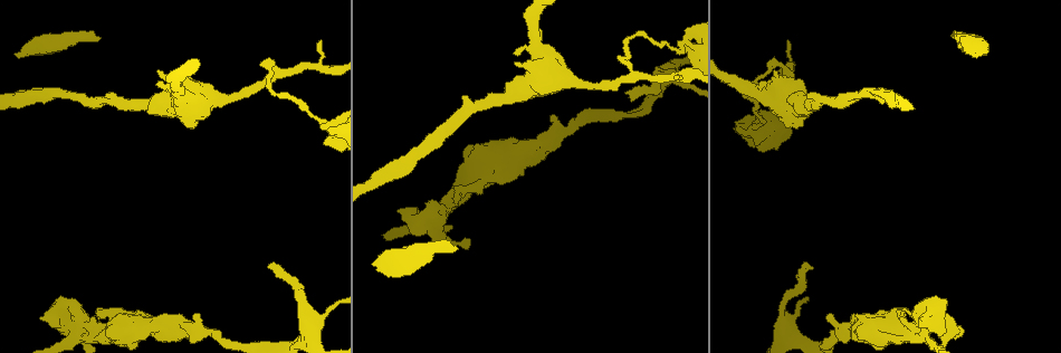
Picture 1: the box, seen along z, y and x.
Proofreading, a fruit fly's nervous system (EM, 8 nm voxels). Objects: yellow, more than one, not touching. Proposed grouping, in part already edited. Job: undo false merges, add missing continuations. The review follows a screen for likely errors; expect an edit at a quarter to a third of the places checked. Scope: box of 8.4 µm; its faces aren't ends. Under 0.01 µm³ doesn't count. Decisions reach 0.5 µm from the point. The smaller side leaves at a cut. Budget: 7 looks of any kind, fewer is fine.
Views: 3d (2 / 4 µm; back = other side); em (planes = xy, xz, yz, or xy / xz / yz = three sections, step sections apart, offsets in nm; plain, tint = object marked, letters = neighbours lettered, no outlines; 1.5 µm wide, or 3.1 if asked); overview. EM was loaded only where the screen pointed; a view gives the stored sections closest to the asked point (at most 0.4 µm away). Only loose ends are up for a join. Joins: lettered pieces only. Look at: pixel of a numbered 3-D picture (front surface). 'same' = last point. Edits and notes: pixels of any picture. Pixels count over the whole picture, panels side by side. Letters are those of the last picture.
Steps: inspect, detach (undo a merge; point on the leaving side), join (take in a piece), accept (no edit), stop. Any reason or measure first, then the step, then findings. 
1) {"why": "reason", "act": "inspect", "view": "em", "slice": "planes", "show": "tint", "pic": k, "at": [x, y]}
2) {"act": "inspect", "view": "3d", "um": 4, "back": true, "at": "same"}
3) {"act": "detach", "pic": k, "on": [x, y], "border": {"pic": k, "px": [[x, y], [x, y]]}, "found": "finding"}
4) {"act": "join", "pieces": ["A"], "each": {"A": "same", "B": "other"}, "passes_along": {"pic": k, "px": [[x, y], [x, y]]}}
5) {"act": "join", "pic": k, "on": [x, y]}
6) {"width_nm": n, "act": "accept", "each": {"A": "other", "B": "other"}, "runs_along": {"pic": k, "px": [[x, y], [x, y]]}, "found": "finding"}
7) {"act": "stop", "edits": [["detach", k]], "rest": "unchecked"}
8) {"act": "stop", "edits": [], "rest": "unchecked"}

{"why": "free end", "act": "inspect", "view": "em", "slice": "yz", "step": 8, "show": "letters", "pic": 1, "at": [193, 316]}

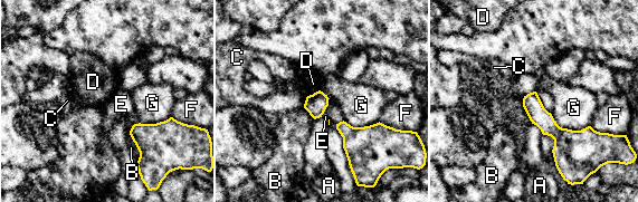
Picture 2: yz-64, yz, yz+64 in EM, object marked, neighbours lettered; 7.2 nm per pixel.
{"act": "inspect", "view": "em", "slice": "planes", "show": "letters", "at": "same"}

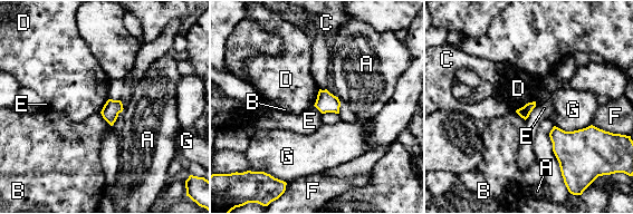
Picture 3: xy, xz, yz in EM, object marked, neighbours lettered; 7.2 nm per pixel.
{"longest_contact_nm": ["G", 260], "act": "accept", "each": {"A": "other", "B": "other", "C": "other", "D": "other", "E": "other", "F": "other", "G": "other"}, "border": {"pic": 3, "px": [[536, 101], [533, 110], [525, 119]]}, "found": "no lettered piece goes on from it"}

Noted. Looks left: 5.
{"why": "sharp bend", "act": "inspect", "view": "em", "slice": "xz", "step": 8, "show": "plain", "pic": 1, "at": [327, 123]}

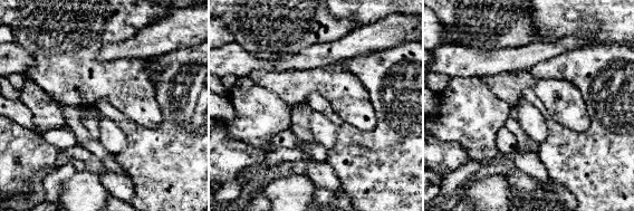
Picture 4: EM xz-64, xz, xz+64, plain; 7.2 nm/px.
{"act": "inspect", "view": "em", "slice": "xz", "step": 8, "show": "letters", "at": "same"}

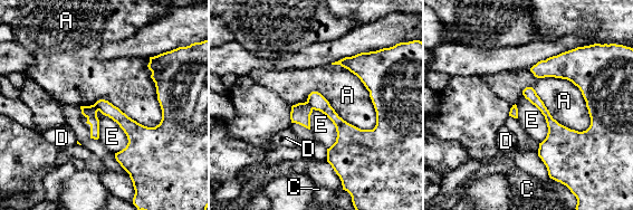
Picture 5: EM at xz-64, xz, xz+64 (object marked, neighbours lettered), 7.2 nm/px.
{"width_nm": 80, "longest_contact_nm": ["A", 600], "act": "detach", "pic": 5, "on": [317, 102], "each": {"A": "other", "C": "other", "D": "other", "E": "other"}, "found": "two neurons meet here"}

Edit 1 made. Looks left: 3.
{"act": "inspect", "view": "overview"}

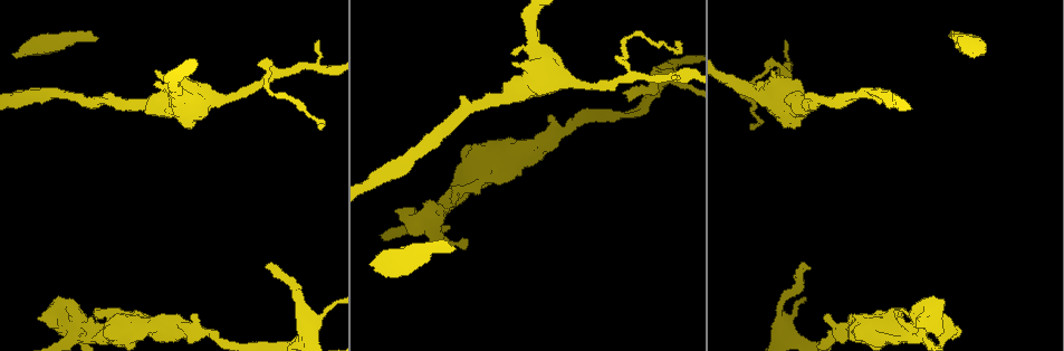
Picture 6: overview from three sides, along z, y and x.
{"act": "inspect", "view": "em", "slice": "planes", "show": "letters", "pic": 6, "at": [456, 248]}

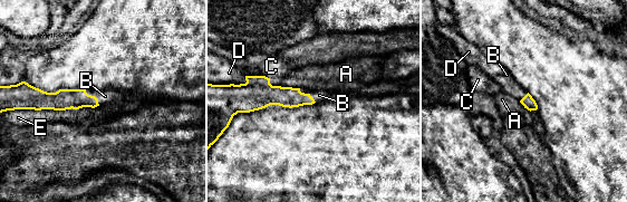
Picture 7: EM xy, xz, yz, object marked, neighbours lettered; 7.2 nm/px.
{"longest_contact_nm": ["E", 500], "act": "join", "pieces": ["B"], "each": {"A": "other", "B": "same", "C": "other", "D": "other", "E": "other"}, "passes_along": {"pic": 7, "px": [[63, 99], [94, 96], [105, 96]]}, "found": "the neuron continues"}

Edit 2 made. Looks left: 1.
{"act": "stop", "edits": [["detach", 5], ["join", 7]], "rest": "unchecked"}

